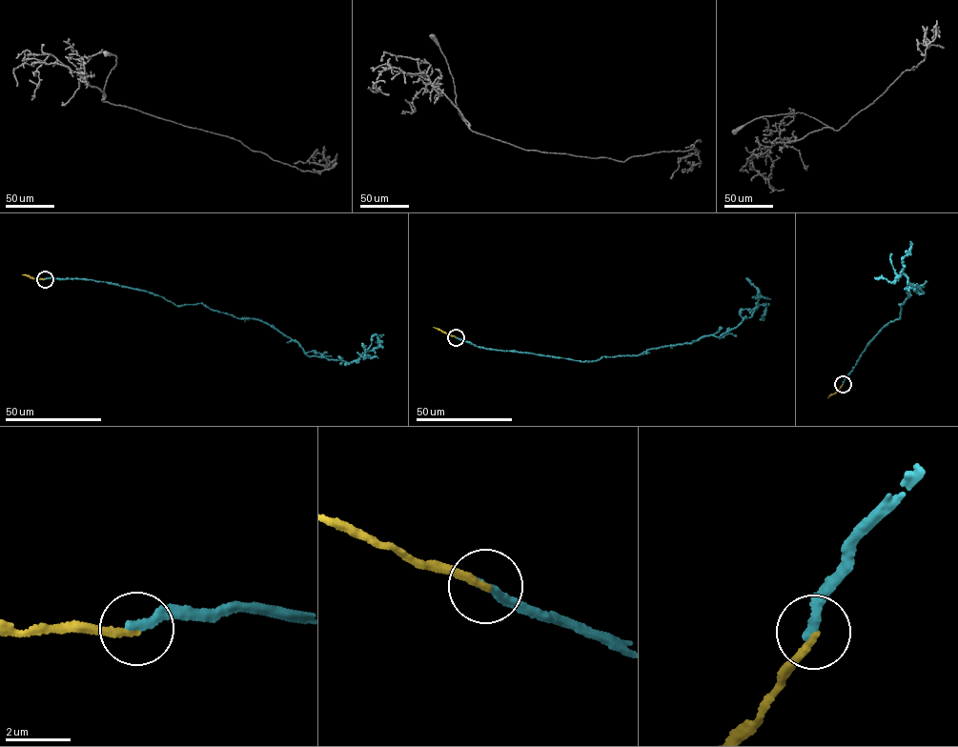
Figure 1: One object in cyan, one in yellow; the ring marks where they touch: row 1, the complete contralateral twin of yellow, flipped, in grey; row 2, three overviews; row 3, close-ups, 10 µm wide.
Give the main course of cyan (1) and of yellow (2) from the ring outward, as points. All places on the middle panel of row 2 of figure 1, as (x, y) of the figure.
1: (456, 337), (496, 350), (589, 361), (719, 337), (751, 315), (757, 305), (764, 304), (761, 319), (764, 317)
2: (456, 337), (433, 327)

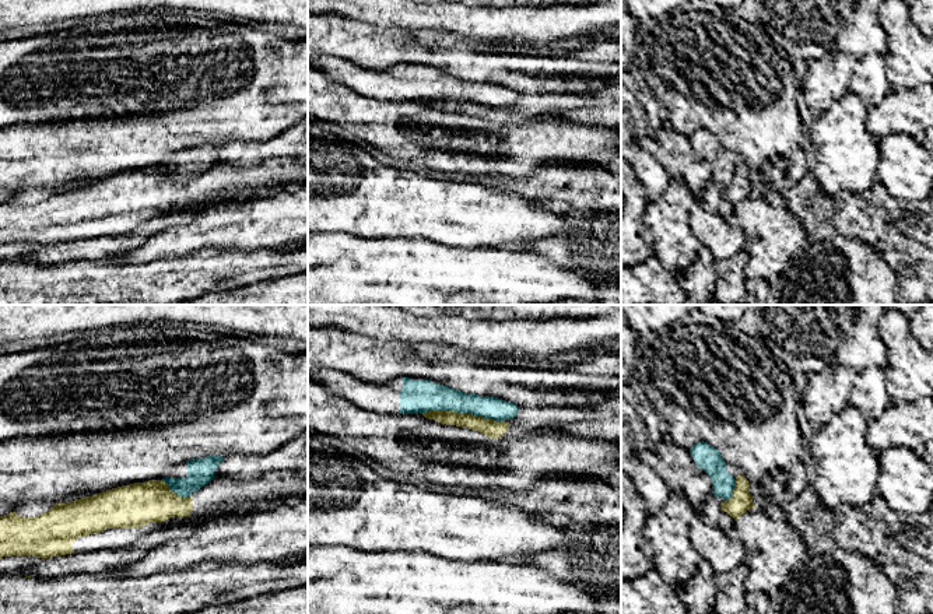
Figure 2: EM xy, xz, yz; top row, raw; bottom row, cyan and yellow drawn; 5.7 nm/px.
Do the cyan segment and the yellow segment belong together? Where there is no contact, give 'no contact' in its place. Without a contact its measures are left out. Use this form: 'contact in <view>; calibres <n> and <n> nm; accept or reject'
contact in xz; calibres 190 and 100 nm; reject

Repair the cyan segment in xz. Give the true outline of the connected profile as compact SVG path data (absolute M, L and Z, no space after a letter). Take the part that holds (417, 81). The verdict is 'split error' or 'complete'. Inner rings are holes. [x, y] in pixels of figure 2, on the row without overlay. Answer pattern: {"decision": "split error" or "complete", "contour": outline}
{"decision": "split error", "contour": "M309 55L308 66L327 73L359 95L379 101L456 98L504 108L513 105L519 97L516 91L498 84L466 81L425 66L396 64L369 70L340 57Z"}

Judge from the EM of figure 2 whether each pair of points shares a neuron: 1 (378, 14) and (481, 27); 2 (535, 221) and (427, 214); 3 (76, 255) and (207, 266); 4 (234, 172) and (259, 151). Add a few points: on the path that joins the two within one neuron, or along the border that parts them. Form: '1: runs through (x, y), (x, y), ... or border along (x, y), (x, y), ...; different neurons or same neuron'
1: runs through (403, 14), (456, 17); same neuron
2: runs through (508, 220), (493, 216), (453, 214); same neuron
3: border along (105, 258), (76, 260), (73, 263); different neurons
4: runs through (242, 172), (249, 172), (258, 164), (258, 160); same neuron

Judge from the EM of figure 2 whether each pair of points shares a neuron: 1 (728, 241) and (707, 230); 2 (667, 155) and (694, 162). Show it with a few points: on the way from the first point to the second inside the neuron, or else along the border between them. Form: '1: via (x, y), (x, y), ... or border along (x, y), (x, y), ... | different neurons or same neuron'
1: via (722, 239), (712, 231) | same neuron
2: via (674, 155), (687, 162) | same neuron

